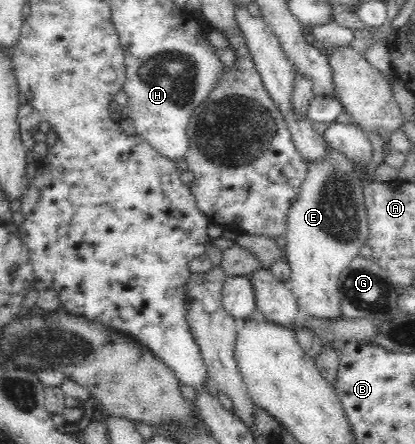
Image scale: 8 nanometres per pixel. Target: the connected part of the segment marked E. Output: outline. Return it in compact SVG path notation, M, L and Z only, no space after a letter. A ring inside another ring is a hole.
M326 142L326 153L318 161L306 160L306 179L298 187L298 195L288 207L286 213L286 229L284 229L285 249L284 258L290 265L291 277L286 281L291 293L298 300L299 312L305 317L322 320L336 320L341 317L341 299L339 298L341 273L348 269L359 251L367 245L369 238L369 219L365 197L363 196L363 182L355 172L354 164L337 149Z

